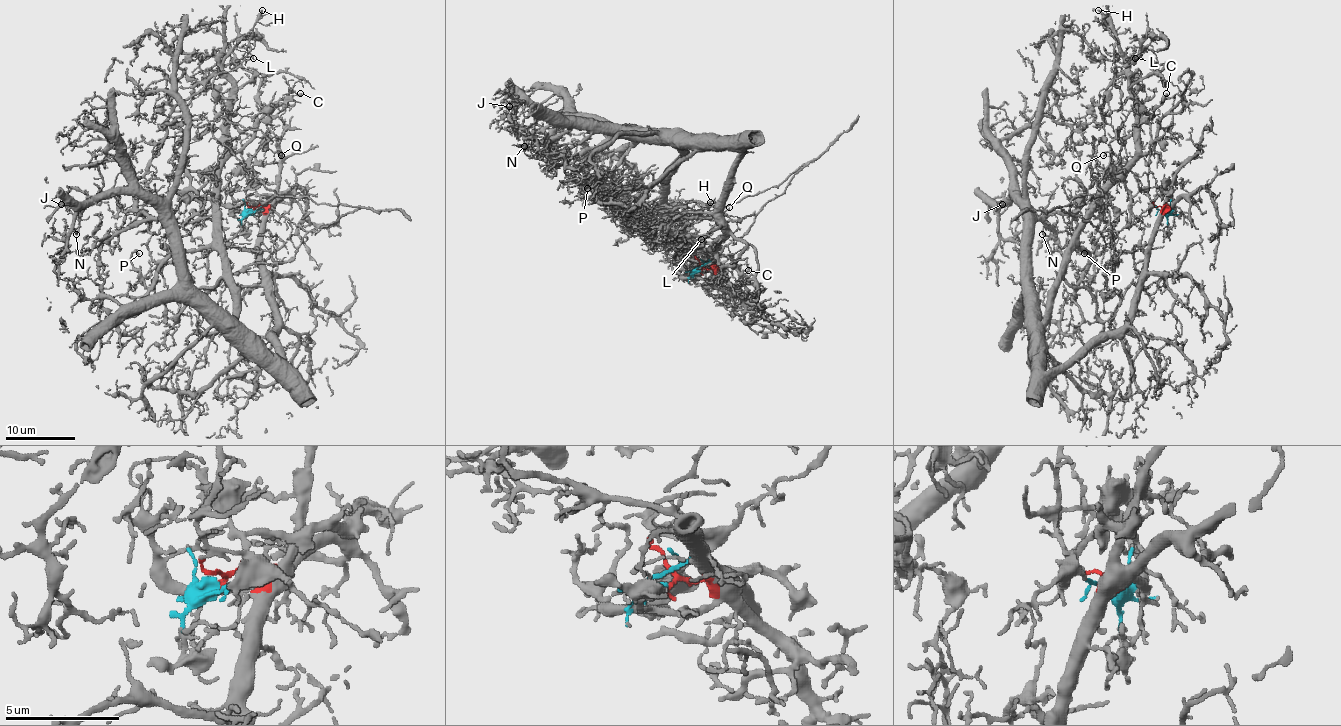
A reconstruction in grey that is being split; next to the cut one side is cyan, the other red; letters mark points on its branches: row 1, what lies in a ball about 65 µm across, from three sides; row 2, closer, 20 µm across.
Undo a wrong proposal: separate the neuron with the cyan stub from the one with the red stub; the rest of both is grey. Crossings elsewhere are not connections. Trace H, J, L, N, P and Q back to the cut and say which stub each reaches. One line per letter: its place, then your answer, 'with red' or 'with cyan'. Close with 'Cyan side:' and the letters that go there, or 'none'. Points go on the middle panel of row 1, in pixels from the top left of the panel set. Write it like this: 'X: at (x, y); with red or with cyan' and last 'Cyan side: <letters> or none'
H: at (710, 202); with cyan
J: at (509, 106); with red
L: at (701, 239); with cyan
N: at (524, 146); with red
P: at (587, 188); with red
Q: at (729, 207); with cyan
Cyan side: H, L, Q

